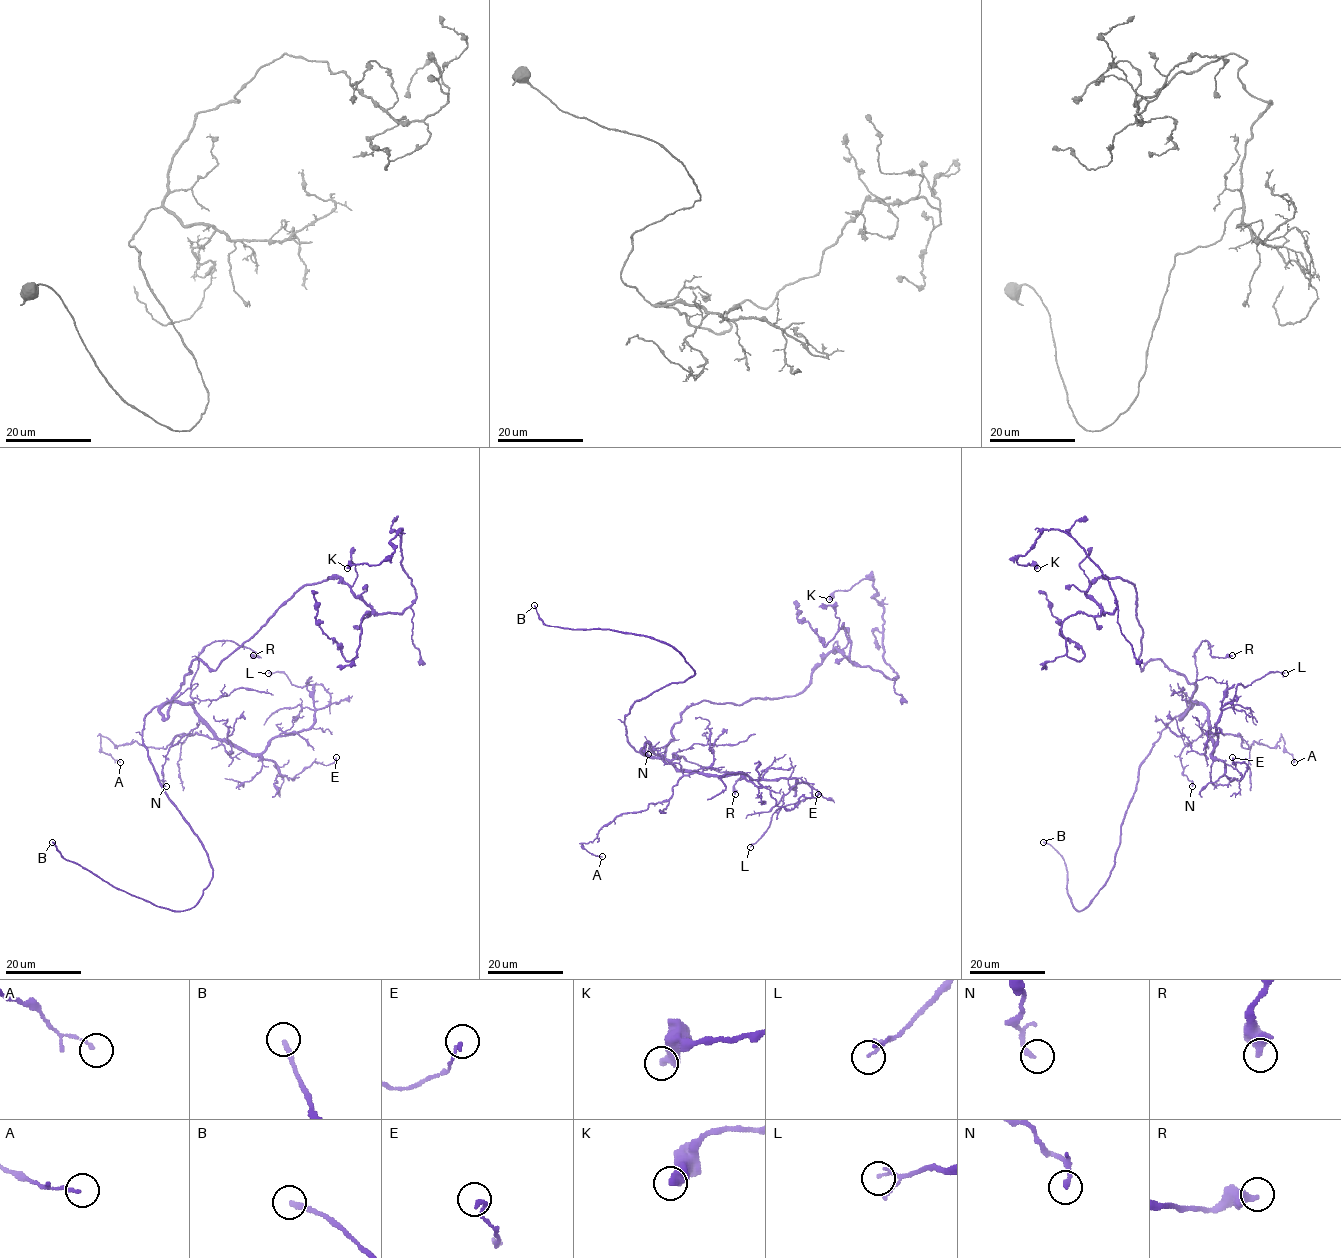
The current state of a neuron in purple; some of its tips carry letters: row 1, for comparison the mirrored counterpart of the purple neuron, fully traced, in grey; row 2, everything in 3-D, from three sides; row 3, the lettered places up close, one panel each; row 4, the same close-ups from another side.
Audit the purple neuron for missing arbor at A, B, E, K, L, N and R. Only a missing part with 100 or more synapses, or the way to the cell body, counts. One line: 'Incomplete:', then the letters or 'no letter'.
Incomplete: B

